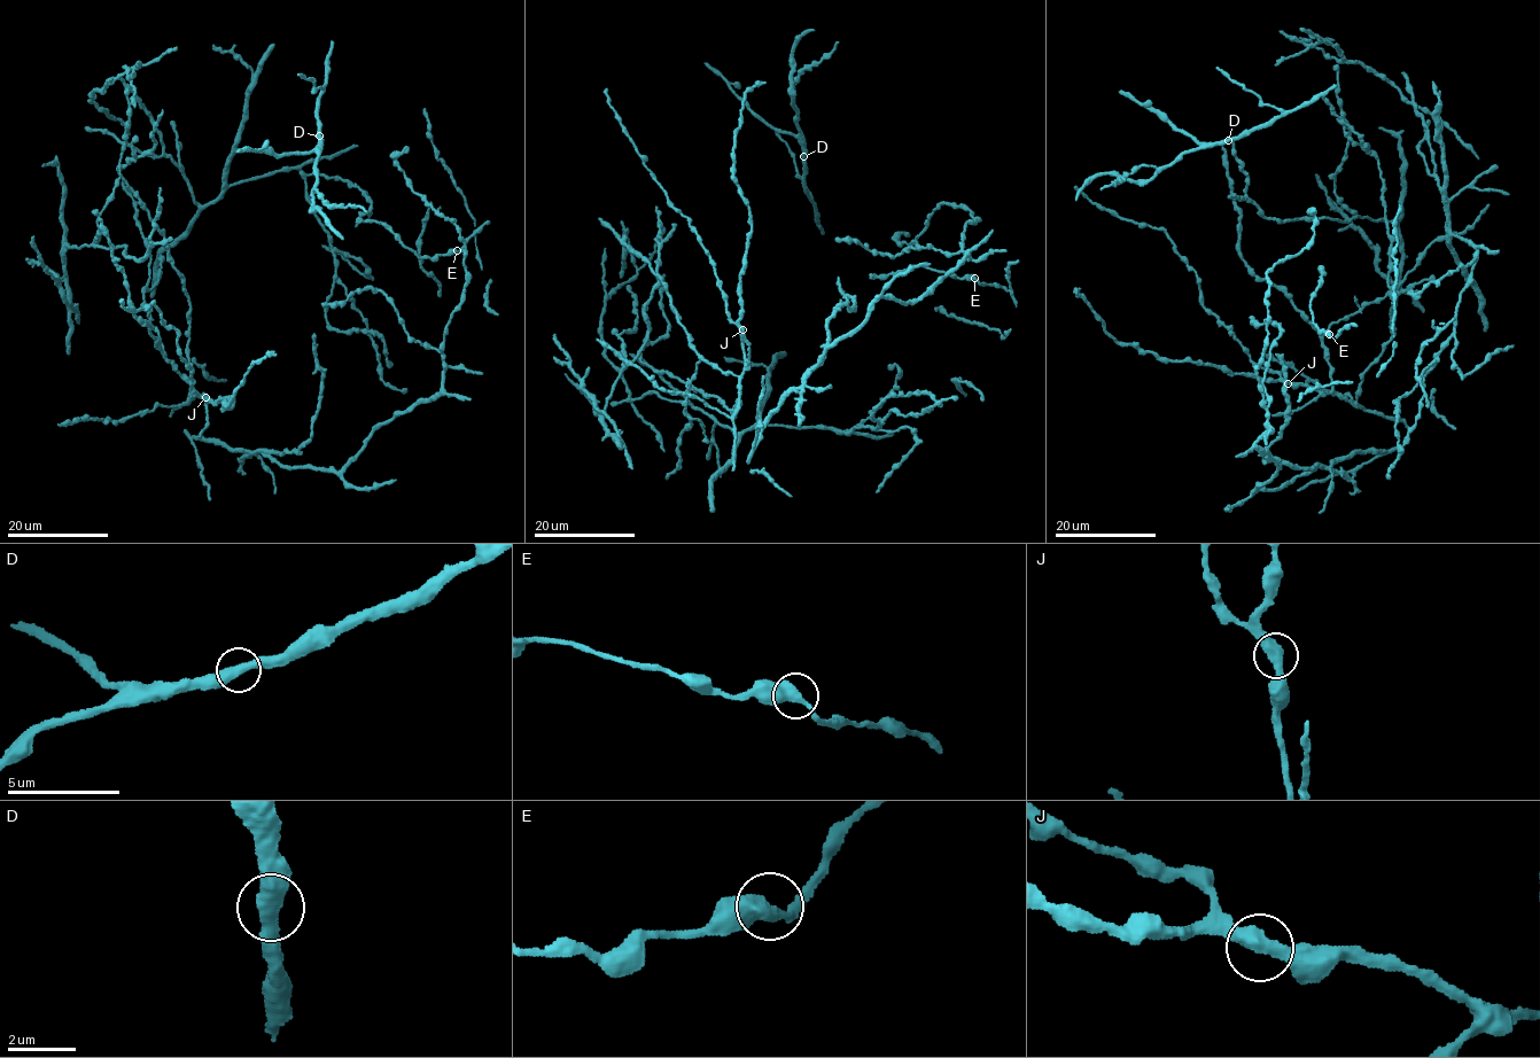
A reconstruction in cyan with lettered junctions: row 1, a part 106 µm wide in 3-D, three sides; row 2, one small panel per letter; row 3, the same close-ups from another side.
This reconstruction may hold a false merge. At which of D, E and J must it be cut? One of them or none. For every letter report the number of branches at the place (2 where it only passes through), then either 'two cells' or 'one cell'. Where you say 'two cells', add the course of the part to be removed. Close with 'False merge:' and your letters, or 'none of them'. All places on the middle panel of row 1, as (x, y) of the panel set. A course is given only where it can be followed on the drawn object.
D: 2 branches meet; one cell
E: 2 branches meet; one cell
J: 2 branches meet; one cell
False merge: none of them

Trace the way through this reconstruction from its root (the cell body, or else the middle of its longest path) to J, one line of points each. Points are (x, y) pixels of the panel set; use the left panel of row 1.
J: (188, 399), (203, 394), (205, 397)

